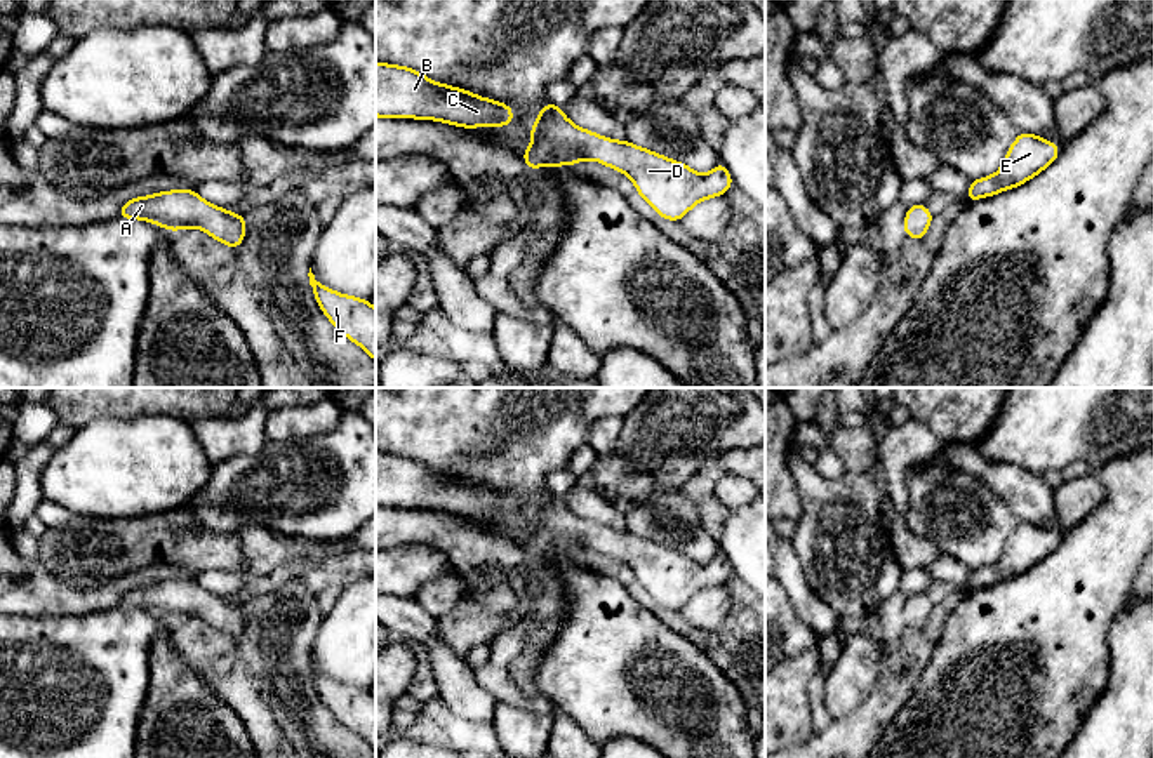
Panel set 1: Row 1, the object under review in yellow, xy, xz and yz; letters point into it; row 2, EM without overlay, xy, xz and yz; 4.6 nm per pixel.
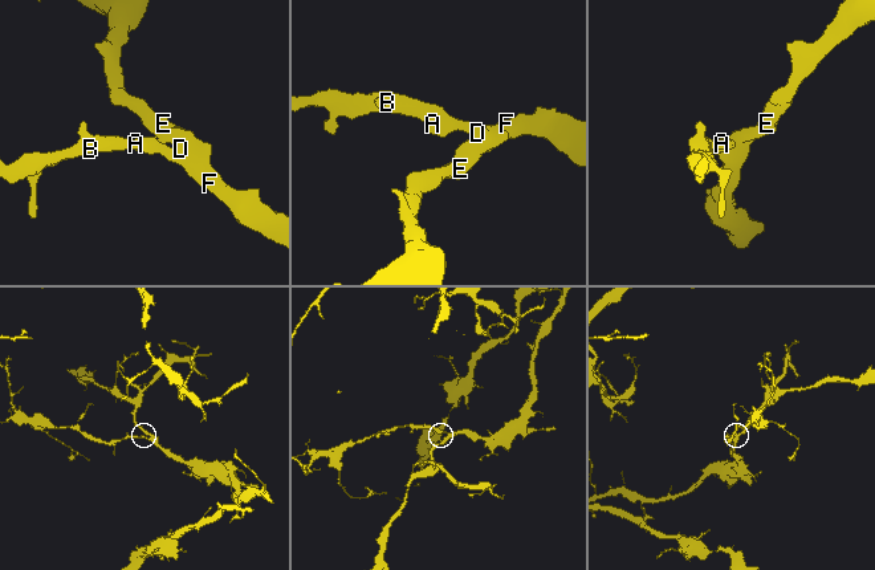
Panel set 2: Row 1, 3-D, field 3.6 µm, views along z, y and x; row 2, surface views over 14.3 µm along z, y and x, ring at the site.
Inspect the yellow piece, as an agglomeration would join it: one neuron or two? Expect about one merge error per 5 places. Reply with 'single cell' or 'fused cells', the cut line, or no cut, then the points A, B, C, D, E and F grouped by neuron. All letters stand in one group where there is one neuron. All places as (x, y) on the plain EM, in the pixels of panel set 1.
single cell; no cut; A B C D E F

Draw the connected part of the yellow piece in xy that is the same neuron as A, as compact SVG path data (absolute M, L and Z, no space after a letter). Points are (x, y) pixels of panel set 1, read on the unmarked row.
M193 579L132 588L122 595L120 607L148 610L170 621L198 617L230 638L237 638L245 628L242 603L205 591Z

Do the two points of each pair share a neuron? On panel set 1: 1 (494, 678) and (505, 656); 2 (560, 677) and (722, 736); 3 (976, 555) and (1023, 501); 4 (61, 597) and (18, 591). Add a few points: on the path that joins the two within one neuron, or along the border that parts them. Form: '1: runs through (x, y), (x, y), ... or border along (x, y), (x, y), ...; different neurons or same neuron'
1: border along (489, 661), (506, 668); different neurons
2: runs through (600, 677), (640, 678), (668, 704), (682, 708); same neuron
3: border along (985, 484), (1019, 520); different neurons
4: runs through (51, 595), (28, 595); same neuron

